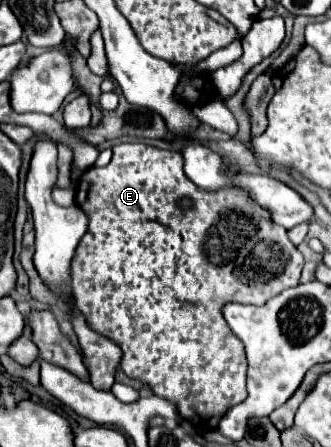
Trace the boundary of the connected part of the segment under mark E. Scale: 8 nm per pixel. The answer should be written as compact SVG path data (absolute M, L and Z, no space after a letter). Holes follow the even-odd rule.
M134 142L134 144L118 144L118 146L114 146L114 148L112 148L112 152L114 152L114 154L112 154L112 160L110 160L110 164L108 164L108 166L104 166L104 168L90 168L90 170L86 170L86 172L84 172L84 178L80 178L80 182L78 182L78 192L76 192L76 204L78 204L78 206L80 206L80 208L82 208L82 210L84 210L84 212L86 212L86 214L88 214L88 218L90 218L90 224L88 224L88 232L86 232L86 236L84 236L84 238L82 238L82 240L80 240L80 244L78 244L78 248L76 248L76 254L74 254L74 260L72 260L72 268L70 268L70 284L72 284L72 294L74 294L74 302L76 302L76 306L78 306L78 310L80 310L80 312L82 312L82 314L84 314L84 316L86 316L86 320L88 320L88 324L90 324L90 328L94 328L94 330L96 330L96 332L98 332L98 334L102 334L102 336L106 336L106 338L110 338L110 340L112 340L112 342L116 342L116 344L118 344L118 346L120 346L120 348L122 348L122 360L120 360L120 368L122 368L122 370L124 370L124 374L126 374L126 376L130 376L130 378L136 378L136 380L140 380L140 382L144 382L144 384L150 384L150 388L152 388L152 390L154 390L154 394L156 394L156 396L160 396L160 398L166 398L166 400L172 400L172 402L174 402L174 404L176 404L176 408L178 408L178 414L180 414L180 418L182 418L182 420L188 420L188 422L192 422L192 424L194 424L194 426L196 426L196 428L198 428L198 426L202 426L202 428L204 428L204 430L214 430L214 428L218 428L218 422L220 422L220 418L222 418L222 416L224 416L224 414L226 414L226 412L228 412L228 410L230 410L230 408L232 408L232 406L236 406L236 404L240 404L240 402L244 402L244 400L246 400L246 398L248 398L248 390L246 390L246 356L244 356L244 346L242 346L242 342L240 342L240 340L238 340L238 338L237 338L237 337L236 337L236 336L235 336L235 335L234 335L234 334L233 334L233 333L232 333L232 331L231 331L231 330L230 330L230 328L228 328L228 324L226 324L226 320L222 320L222 312L220 312L220 308L222 308L222 304L224 304L224 302L240 302L240 304L256 304L256 306L260 306L260 304L264 304L264 302L268 302L268 300L270 300L270 298L272 298L272 296L278 296L278 294L280 294L280 292L282 292L282 290L286 290L286 288L292 288L292 286L296 286L296 284L298 284L298 282L300 282L300 272L302 272L302 266L304 266L304 258L302 258L302 254L300 254L300 252L298 252L298 248L296 248L296 246L294 246L294 244L292 244L292 242L290 242L290 240L288 240L288 236L286 236L286 230L284 230L284 228L280 228L280 226L276 226L276 224L274 224L274 222L272 222L272 220L270 220L270 216L268 216L268 212L266 212L266 210L264 210L264 208L260 208L260 206L256 206L256 204L254 204L254 202L250 202L250 198L248 198L248 196L246 196L246 192L242 192L242 190L236 190L236 188L226 188L226 190L220 190L220 192L206 192L206 190L202 190L202 188L198 188L198 186L196 186L196 184L192 184L192 182L190 182L190 180L188 180L188 178L186 178L186 174L184 174L184 170L183 170L183 164L184 164L184 160L183 160L183 156L182 156L182 154L181 154L181 153L180 153L180 152L176 152L176 151L170 151L170 150L164 150L164 149L160 149L160 148L157 148L157 147L154 147L154 146L150 146L150 145L148 145L148 144L143 144L143 143L142 143L142 142ZM184 196L186 196L186 198L190 198L190 200L192 200L192 202L194 202L194 206L192 206L192 208L190 208L190 210L182 210L182 208L178 208L178 204L176 204L176 202L178 202L178 200L180 200L180 198L184 198ZM242 218L248 218L248 220L250 220L250 240L246 240L246 236L248 236L248 234L246 234L246 230L244 230L244 234L242 234L242 224L240 224L240 222L242 222ZM238 234L240 234L240 236L244 236L244 240L238 240L238 238L236 238L236 236L238 236Z

